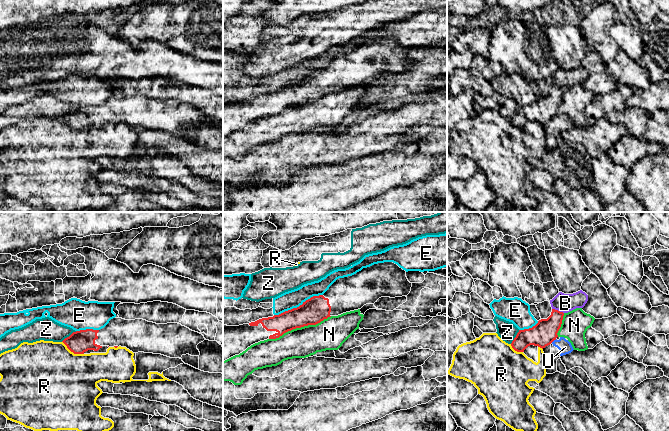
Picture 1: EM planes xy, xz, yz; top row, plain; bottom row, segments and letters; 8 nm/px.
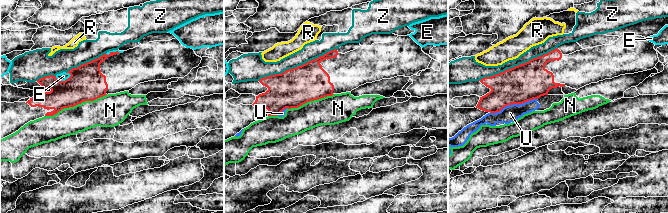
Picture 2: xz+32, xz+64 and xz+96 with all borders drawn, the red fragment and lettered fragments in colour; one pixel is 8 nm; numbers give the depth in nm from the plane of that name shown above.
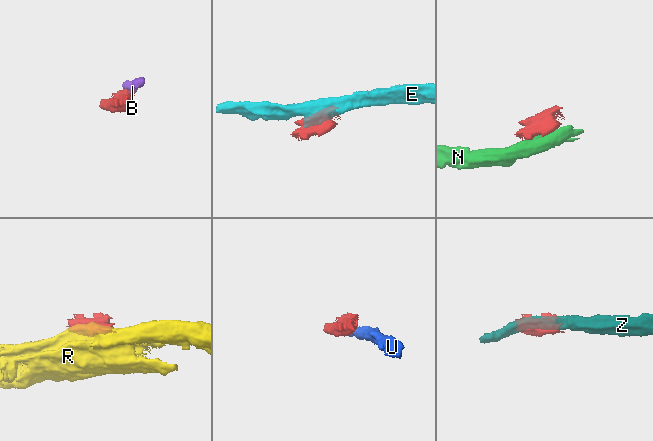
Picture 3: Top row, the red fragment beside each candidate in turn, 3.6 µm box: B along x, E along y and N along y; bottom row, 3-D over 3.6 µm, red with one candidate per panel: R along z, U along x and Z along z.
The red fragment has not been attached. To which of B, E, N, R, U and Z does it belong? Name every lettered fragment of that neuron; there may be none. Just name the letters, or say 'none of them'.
none of them

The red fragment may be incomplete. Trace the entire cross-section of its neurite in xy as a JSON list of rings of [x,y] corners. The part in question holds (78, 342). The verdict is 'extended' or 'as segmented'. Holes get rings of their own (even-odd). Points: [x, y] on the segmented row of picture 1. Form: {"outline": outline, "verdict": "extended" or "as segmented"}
{"outline": [[[113,318],[100,330],[76,331],[62,342],[74,354],[98,351],[103,346],[121,346],[133,353],[153,353],[181,359],[186,354],[199,356],[197,345],[204,340],[202,334],[178,323],[156,324],[143,319]]], "verdict": "extended"}

